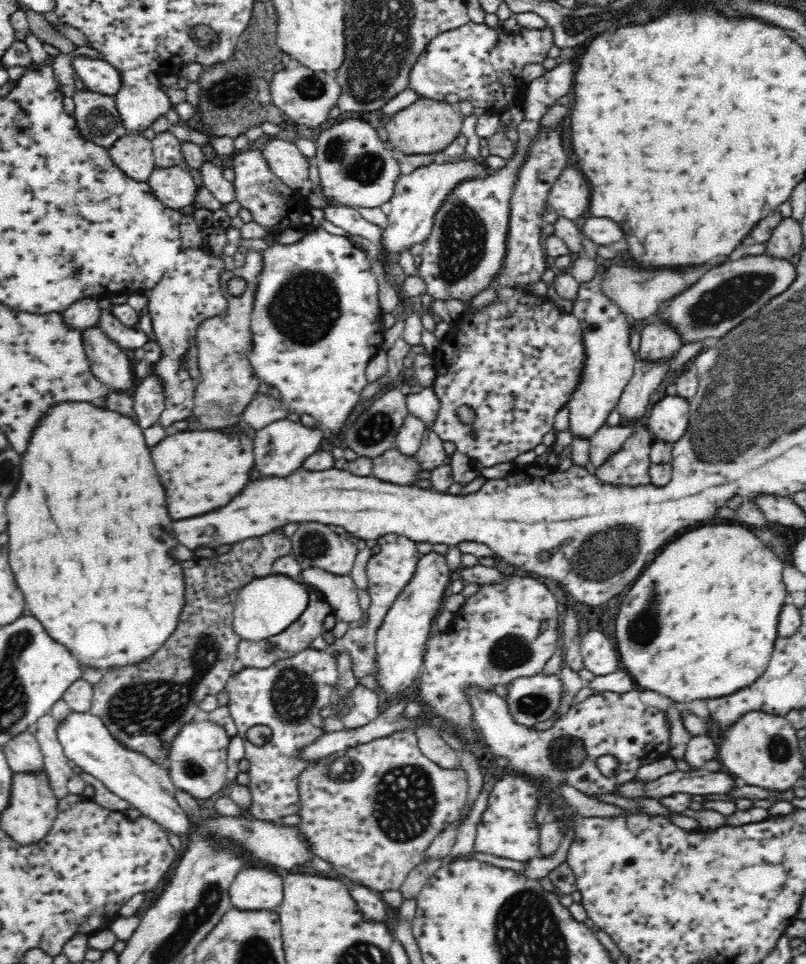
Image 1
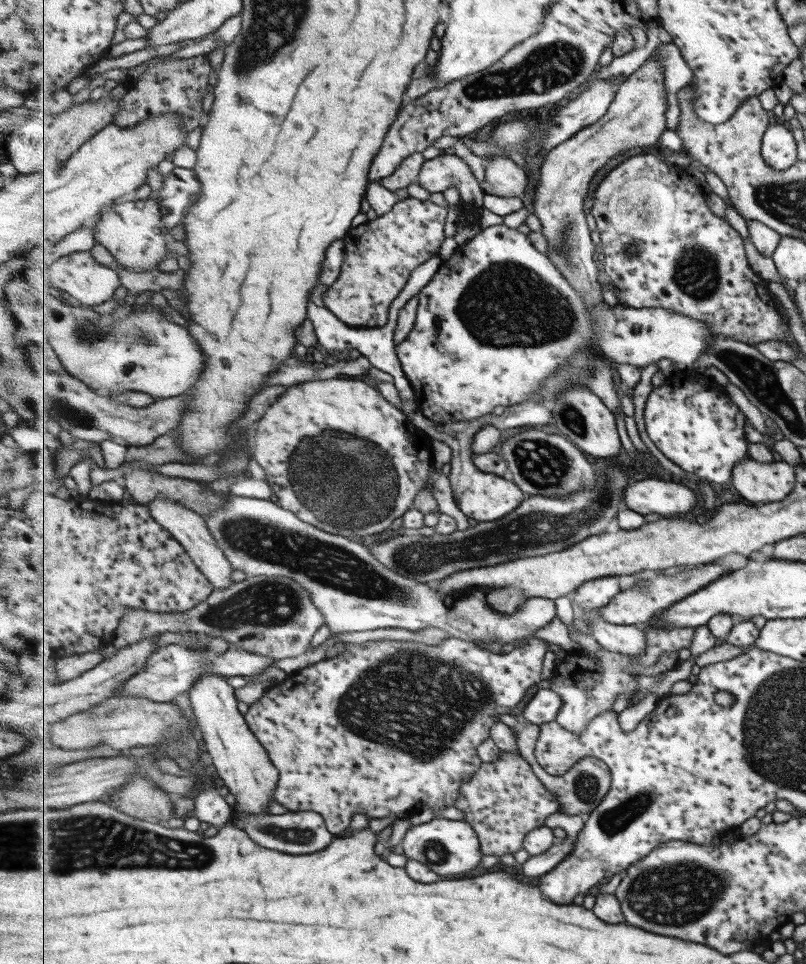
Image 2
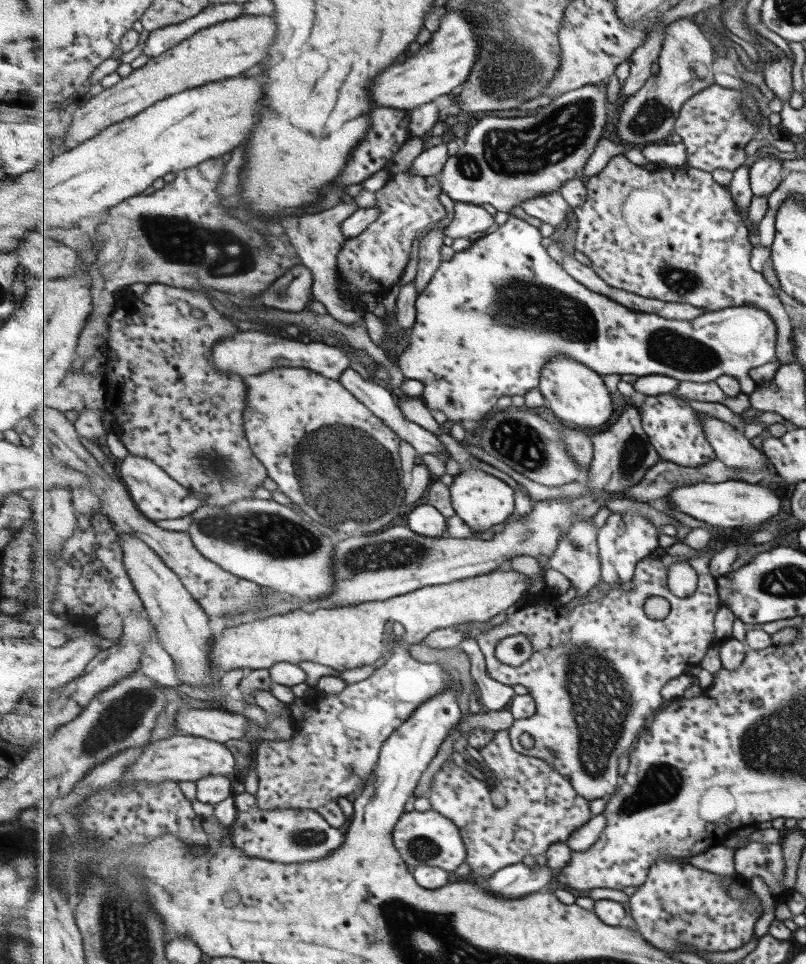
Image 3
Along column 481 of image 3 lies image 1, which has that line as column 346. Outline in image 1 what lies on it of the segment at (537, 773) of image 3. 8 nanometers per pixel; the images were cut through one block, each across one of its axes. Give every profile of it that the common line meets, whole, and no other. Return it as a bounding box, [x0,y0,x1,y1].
[297,728,468,893]

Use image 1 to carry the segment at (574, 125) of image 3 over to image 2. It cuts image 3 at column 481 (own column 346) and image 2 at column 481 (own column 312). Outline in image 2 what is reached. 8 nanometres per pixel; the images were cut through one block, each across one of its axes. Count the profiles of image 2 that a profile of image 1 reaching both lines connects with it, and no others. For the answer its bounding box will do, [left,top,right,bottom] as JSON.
[418,154,485,206]

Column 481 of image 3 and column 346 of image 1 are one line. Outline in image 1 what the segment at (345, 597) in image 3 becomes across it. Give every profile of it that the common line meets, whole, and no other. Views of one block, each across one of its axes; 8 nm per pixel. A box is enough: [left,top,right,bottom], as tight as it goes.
[291,522,360,575]

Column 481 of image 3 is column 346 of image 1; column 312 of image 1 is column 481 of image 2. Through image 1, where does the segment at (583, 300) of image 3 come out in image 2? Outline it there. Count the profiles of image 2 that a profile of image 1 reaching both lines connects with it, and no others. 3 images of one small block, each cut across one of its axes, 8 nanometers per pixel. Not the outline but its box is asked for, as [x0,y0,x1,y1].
[396,223,716,424]

